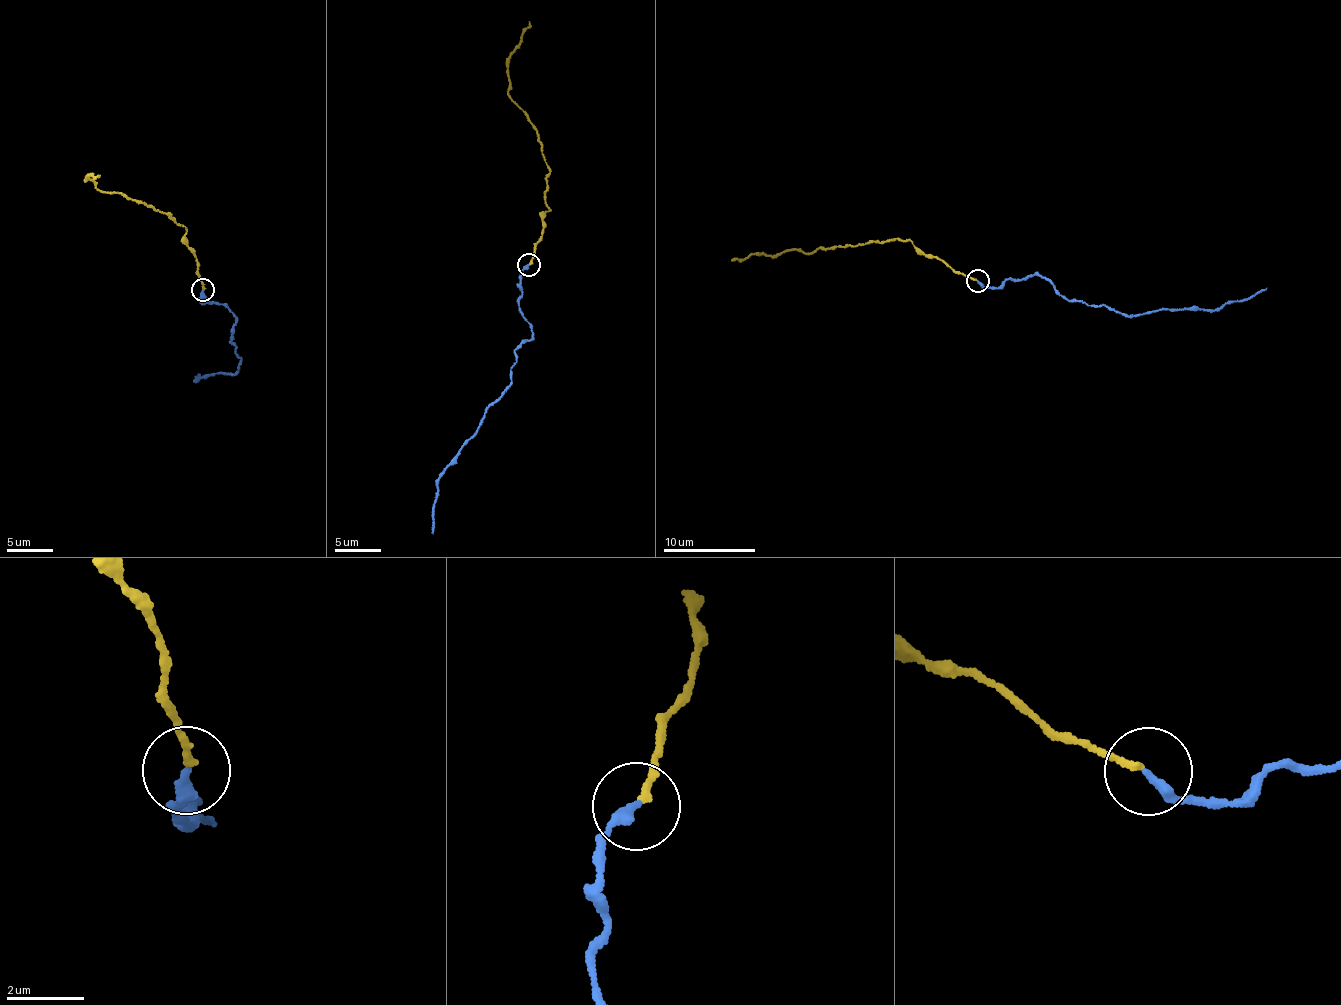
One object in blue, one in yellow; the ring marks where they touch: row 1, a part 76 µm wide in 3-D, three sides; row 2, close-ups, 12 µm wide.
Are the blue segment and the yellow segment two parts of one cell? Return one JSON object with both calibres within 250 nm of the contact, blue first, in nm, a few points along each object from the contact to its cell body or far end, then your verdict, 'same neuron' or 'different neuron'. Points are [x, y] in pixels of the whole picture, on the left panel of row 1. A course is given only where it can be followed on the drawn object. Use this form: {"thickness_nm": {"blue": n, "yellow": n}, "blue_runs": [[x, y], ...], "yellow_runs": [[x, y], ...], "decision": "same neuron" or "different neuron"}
{"thickness_nm": {"blue": 280, "yellow": 170}, "blue_runs": [[203, 290], [200, 300], [232, 313], [231, 342], [241, 358], [229, 375], [198, 382], [200, 374]], "yellow_runs": [[203, 288], [181, 225], [171, 219], [170, 212], [156, 211], [103, 190], [84, 176], [97, 176]], "decision": "same neuron"}

